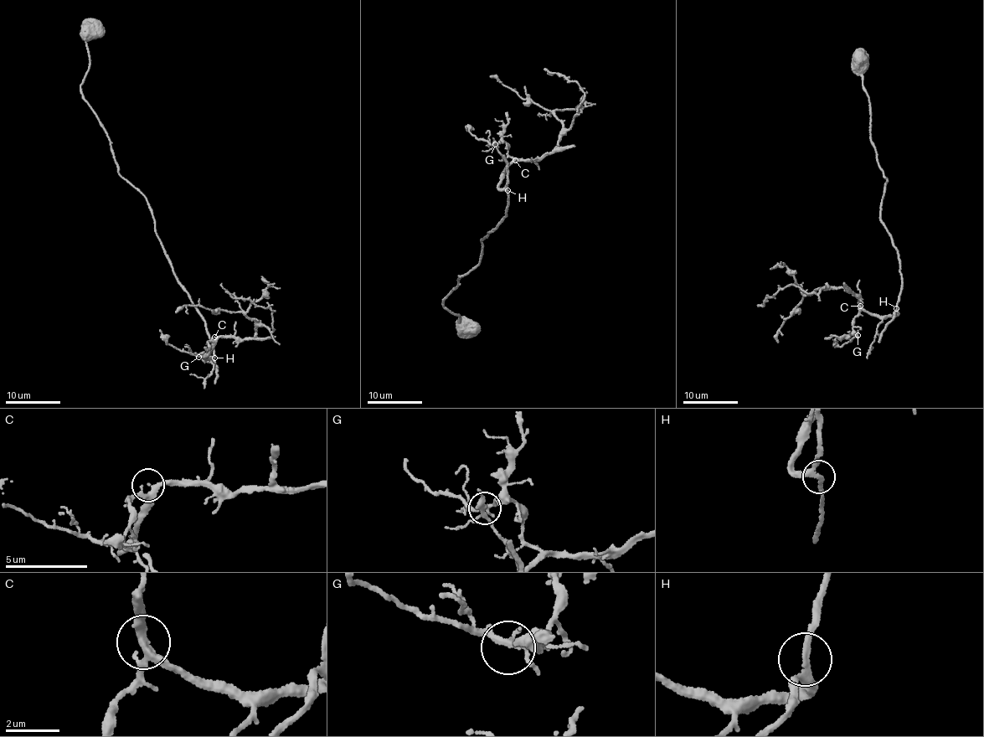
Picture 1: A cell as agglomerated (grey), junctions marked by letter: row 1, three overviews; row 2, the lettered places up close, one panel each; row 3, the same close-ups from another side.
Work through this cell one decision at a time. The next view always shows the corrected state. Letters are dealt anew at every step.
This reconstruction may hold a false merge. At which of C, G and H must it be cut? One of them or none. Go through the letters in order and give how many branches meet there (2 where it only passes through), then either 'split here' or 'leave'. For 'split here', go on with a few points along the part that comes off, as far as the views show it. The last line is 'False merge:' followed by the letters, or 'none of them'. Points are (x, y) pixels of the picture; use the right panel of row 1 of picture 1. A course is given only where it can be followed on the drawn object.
C: branches 3; leave
G: branches 3; leave
H: branches 3; leave
False merge: none of them

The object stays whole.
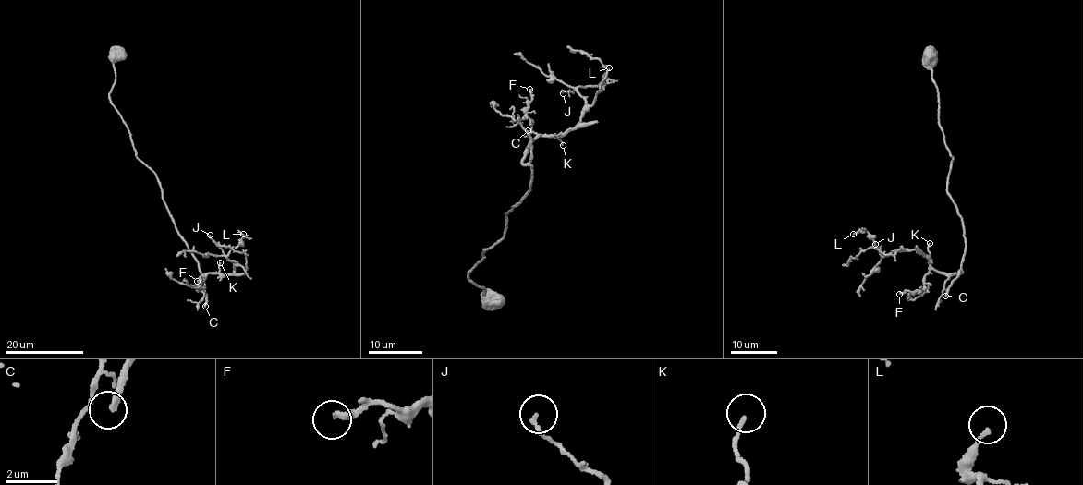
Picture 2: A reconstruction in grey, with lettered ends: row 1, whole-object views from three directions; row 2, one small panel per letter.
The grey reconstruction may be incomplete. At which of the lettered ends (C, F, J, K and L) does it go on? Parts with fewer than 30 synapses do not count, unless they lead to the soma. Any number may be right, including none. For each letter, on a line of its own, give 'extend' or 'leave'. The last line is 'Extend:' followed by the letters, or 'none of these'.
C: extend
F: leave
J: leave
K: leave
L: leave
Extend: C

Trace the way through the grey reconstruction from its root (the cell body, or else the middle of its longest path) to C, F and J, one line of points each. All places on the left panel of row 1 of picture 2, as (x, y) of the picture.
C: (115, 53), (110, 103), (127, 129), (135, 156), (156, 175), (174, 226), (198, 262), (205, 306)
F: (115, 53), (110, 103), (135, 156), (156, 175), (204, 289), (199, 288), (204, 276), (198, 286), (197, 281)
J: (115, 53), (110, 103), (135, 156), (156, 175), (198, 262), (200, 289), (205, 274), (235, 269), (210, 235)

